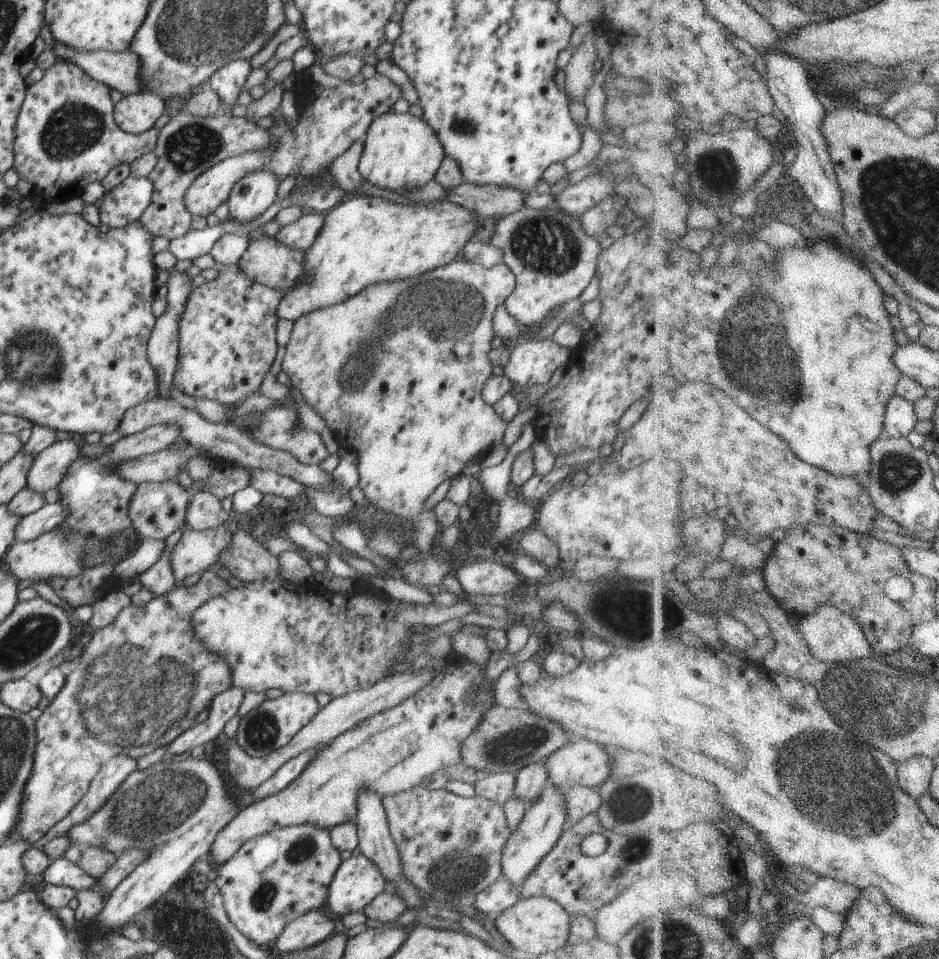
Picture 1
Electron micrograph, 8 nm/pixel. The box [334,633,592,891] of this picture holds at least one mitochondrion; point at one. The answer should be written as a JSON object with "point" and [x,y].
{"point":[403,751]}

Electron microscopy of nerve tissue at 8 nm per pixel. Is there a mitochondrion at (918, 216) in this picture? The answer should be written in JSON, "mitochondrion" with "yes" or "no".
{"mitochondrion":"yes"}

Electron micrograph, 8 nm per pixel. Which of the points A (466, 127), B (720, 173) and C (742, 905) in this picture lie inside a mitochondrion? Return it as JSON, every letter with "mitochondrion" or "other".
{"A":"mitochondrion","B":"mitochondrion","C":"other"}

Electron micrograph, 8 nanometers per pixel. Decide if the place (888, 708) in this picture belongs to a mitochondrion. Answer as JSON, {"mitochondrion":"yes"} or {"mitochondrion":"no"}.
{"mitochondrion":"yes"}

